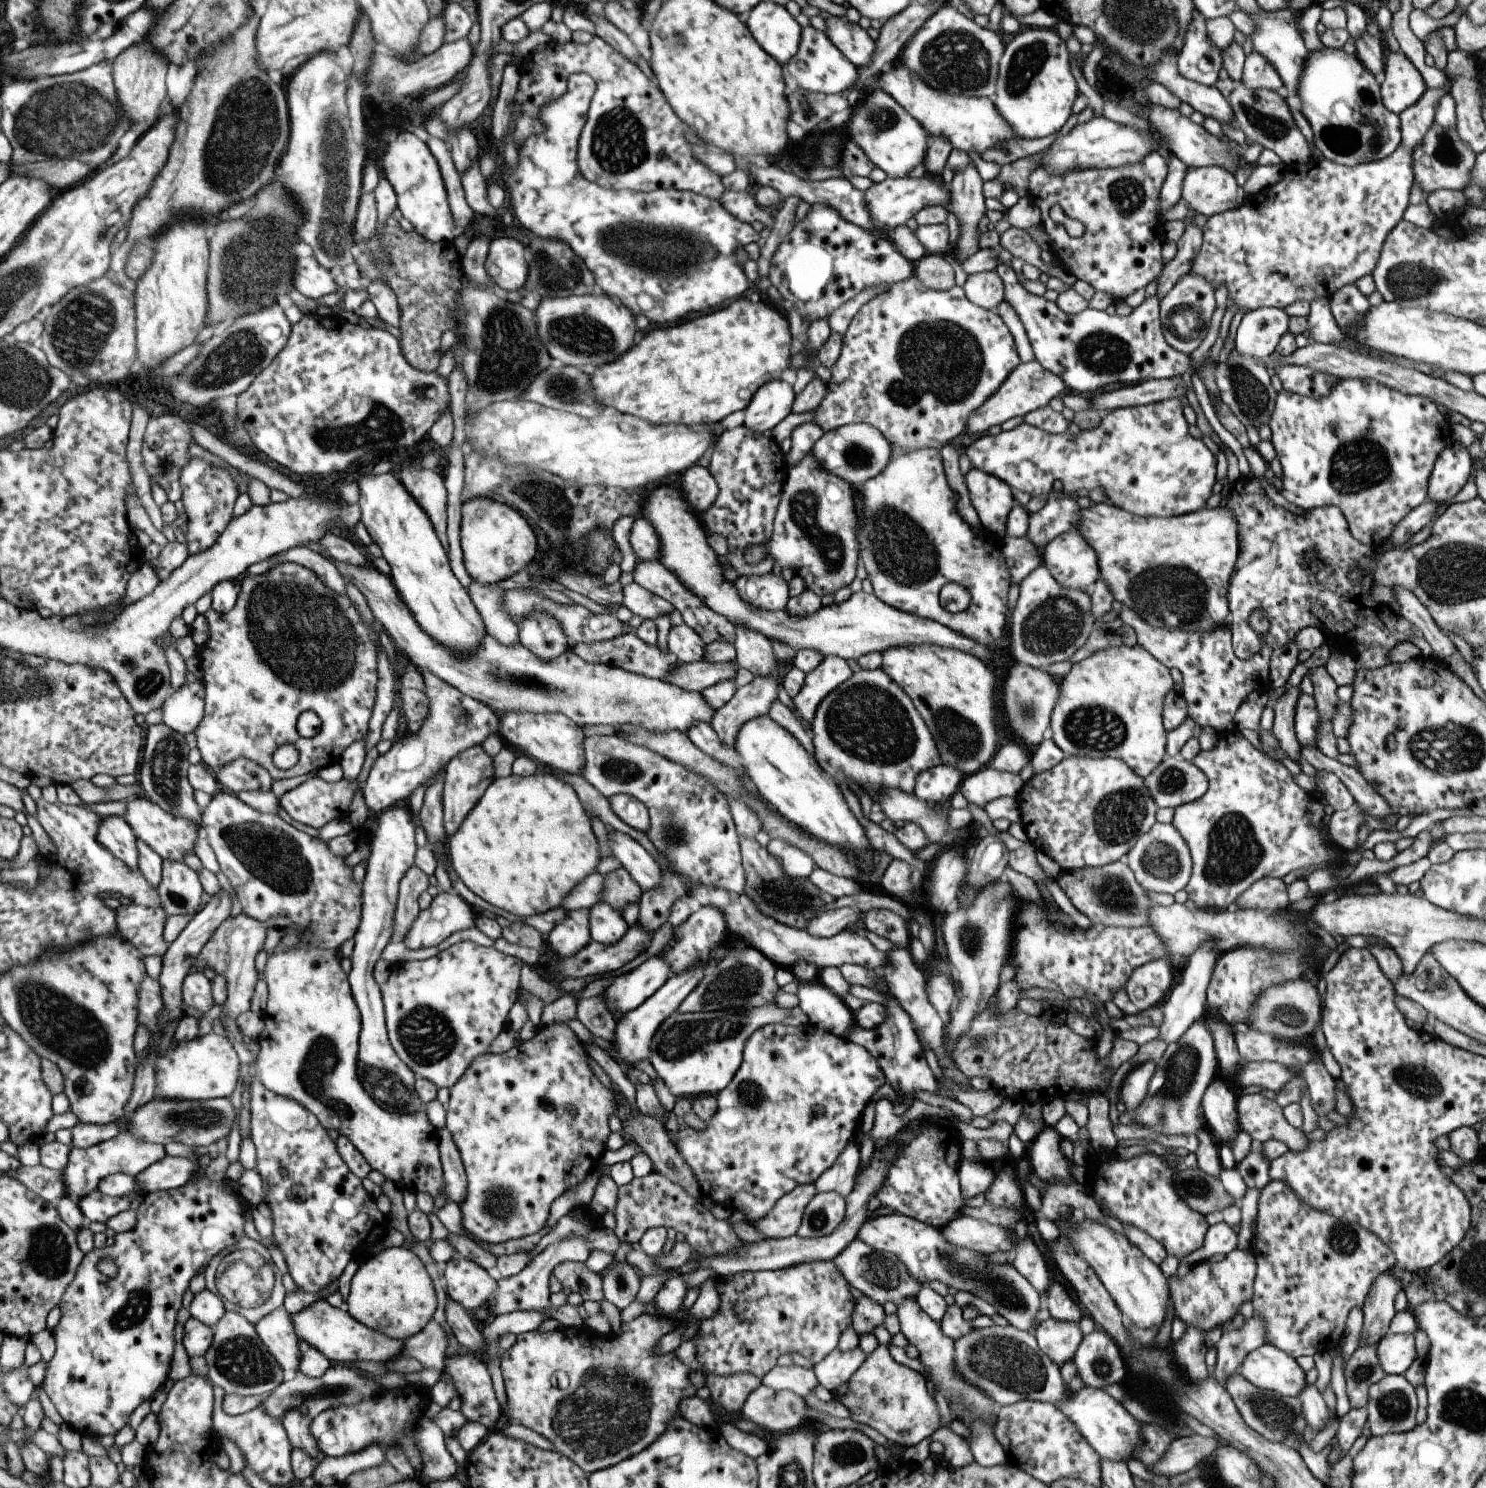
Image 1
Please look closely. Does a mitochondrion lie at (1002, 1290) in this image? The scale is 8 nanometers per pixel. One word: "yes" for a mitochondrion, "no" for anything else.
yes

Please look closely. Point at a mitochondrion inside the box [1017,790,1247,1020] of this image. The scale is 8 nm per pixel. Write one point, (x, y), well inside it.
(1111, 895)

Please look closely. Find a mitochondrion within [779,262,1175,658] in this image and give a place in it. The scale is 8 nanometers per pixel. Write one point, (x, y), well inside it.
(943, 361)

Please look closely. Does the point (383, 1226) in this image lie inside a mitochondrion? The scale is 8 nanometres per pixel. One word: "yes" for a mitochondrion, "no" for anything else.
no

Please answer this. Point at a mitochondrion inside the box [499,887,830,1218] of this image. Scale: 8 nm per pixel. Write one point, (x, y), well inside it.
(682, 1041)

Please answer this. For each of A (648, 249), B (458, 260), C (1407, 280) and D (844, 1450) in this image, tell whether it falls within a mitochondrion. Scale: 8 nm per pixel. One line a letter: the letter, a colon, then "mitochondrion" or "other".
A: mitochondrion
B: other
C: mitochondrion
D: mitochondrion

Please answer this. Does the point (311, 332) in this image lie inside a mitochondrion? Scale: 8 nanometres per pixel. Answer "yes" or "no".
no

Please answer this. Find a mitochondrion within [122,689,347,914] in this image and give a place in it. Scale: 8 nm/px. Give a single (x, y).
(273, 856)

